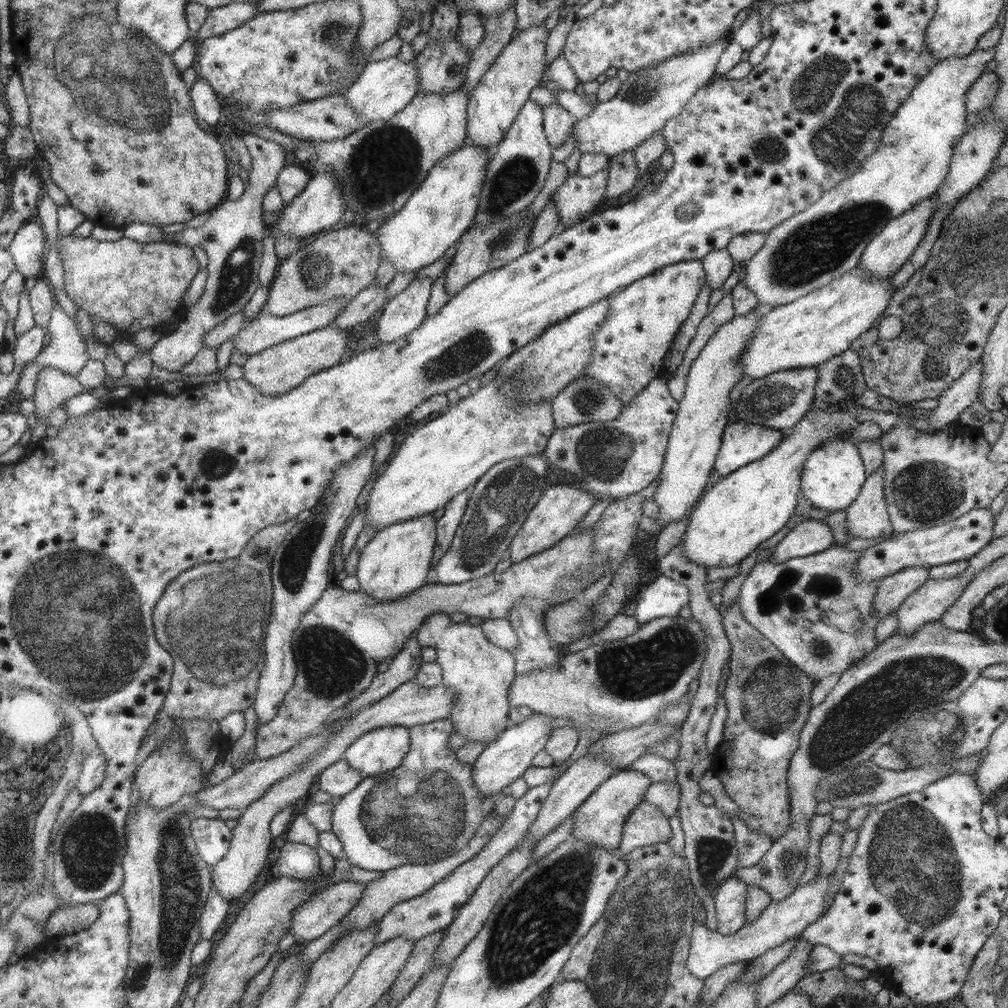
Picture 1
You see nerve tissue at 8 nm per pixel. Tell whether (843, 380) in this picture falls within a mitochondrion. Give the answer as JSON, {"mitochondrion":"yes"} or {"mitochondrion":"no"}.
{"mitochondrion":"yes"}

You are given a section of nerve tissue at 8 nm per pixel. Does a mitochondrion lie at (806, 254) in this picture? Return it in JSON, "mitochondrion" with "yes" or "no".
{"mitochondrion":"yes"}

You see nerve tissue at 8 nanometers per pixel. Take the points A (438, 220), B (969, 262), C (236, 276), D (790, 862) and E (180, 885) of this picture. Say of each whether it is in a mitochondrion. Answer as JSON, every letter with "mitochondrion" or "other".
{"A":"other","B":"mitochondrion","C":"mitochondrion","D":"mitochondrion","E":"mitochondrion"}

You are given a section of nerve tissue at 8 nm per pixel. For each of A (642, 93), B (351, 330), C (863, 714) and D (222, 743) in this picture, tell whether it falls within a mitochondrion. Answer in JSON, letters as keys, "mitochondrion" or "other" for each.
{"A":"mitochondrion","B":"other","C":"mitochondrion","D":"other"}

